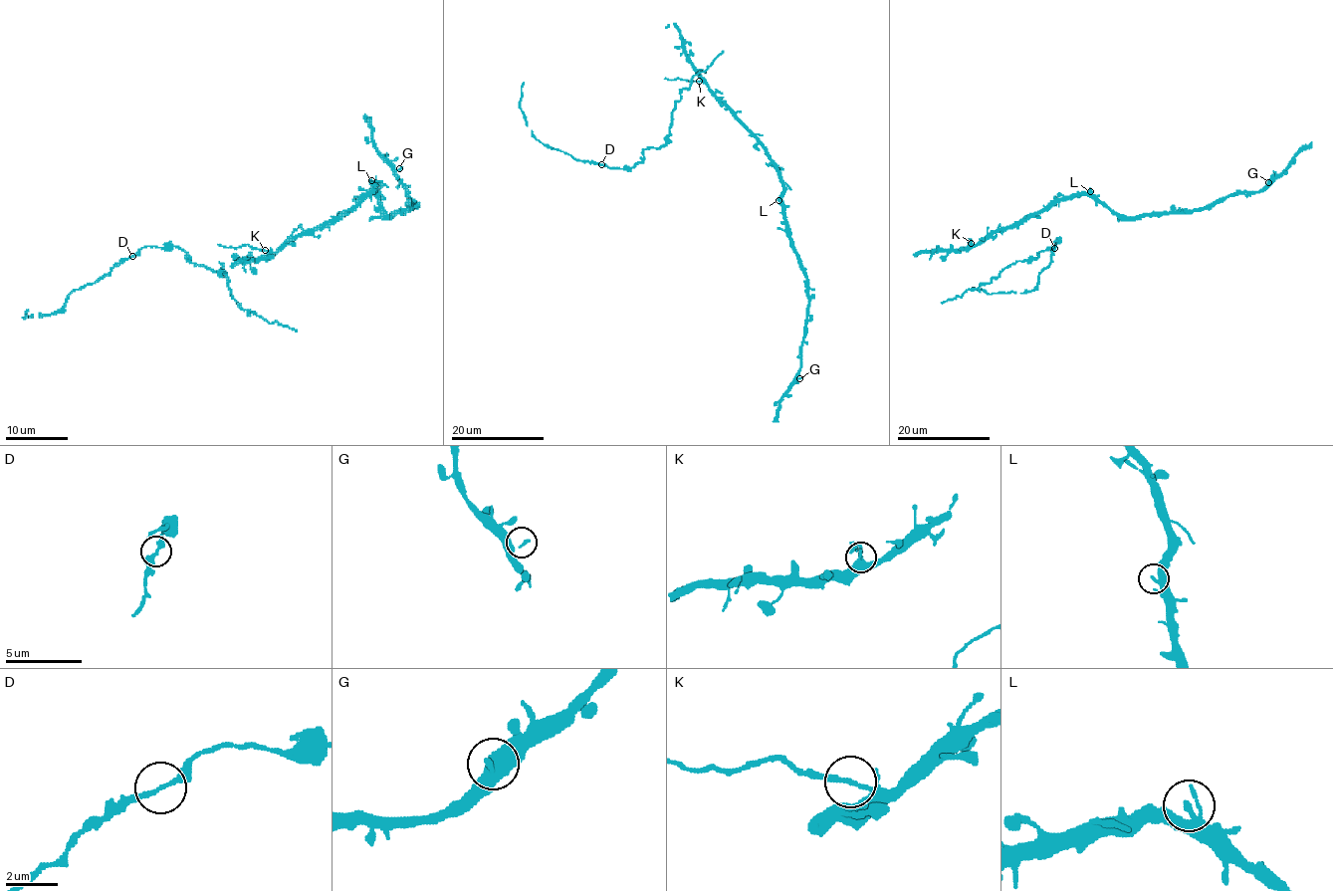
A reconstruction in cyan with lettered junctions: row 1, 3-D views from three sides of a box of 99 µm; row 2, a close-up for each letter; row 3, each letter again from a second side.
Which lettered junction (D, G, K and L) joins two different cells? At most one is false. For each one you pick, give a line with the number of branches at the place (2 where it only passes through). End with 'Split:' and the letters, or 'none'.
K: 2 branches meet
Split: K

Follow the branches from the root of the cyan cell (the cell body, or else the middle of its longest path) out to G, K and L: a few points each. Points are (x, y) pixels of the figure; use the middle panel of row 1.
G: (711, 89), (763, 146), (783, 187), (786, 233), (808, 294), (799, 378)
K: (711, 89), (699, 81)
L: (711, 89), (757, 139), (777, 167), (783, 187), (778, 200)

